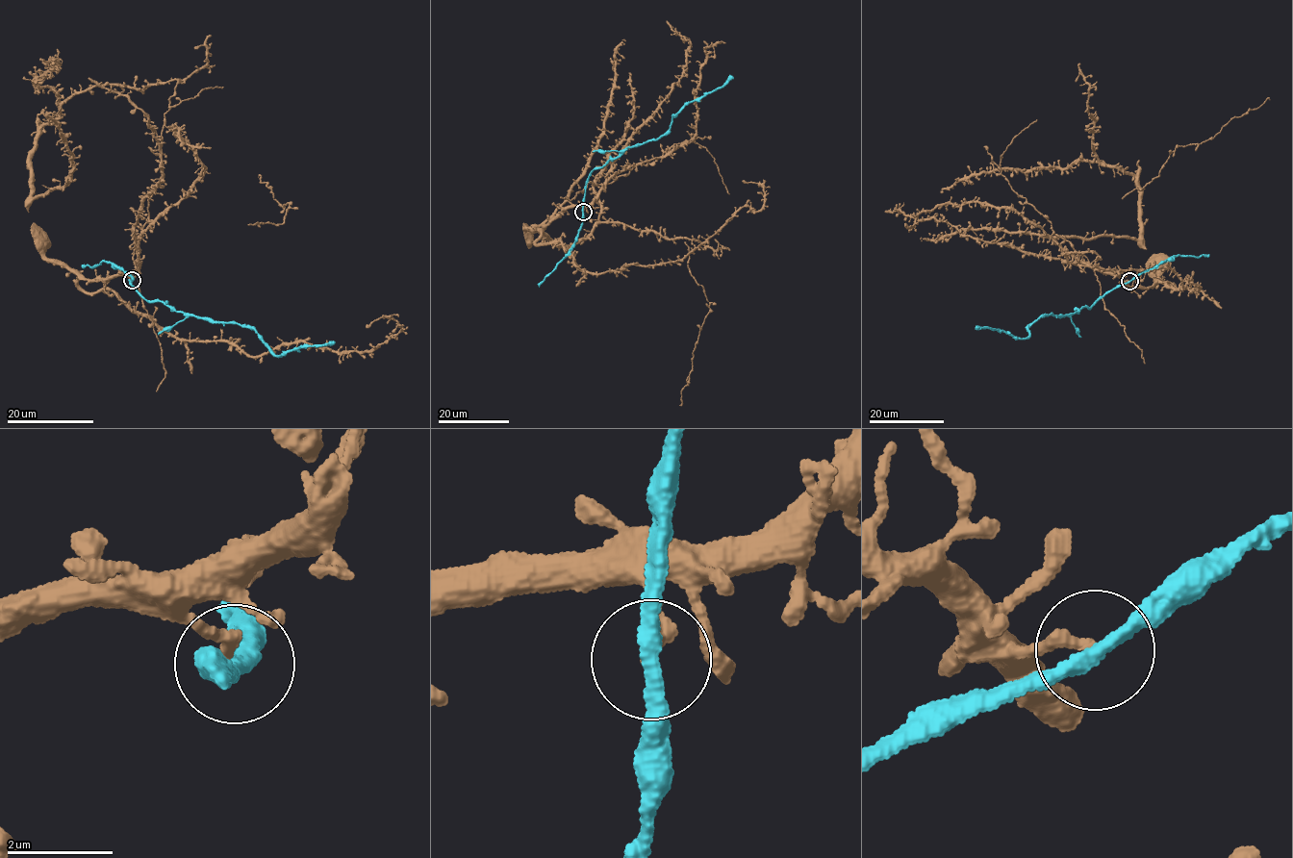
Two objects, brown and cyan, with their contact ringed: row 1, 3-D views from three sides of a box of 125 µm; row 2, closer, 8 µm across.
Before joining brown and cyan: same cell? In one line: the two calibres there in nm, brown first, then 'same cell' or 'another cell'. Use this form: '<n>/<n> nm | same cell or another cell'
240/280 nm | another cell

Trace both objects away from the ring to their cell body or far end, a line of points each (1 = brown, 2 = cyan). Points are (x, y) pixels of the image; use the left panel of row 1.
1: (131, 280), (78, 274), (180, 339), (253, 356), (363, 352), (401, 327), (366, 327)
2: (131, 281), (128, 279), (135, 290), (148, 300), (161, 300), (177, 311), (251, 327), (275, 354), (334, 342)

